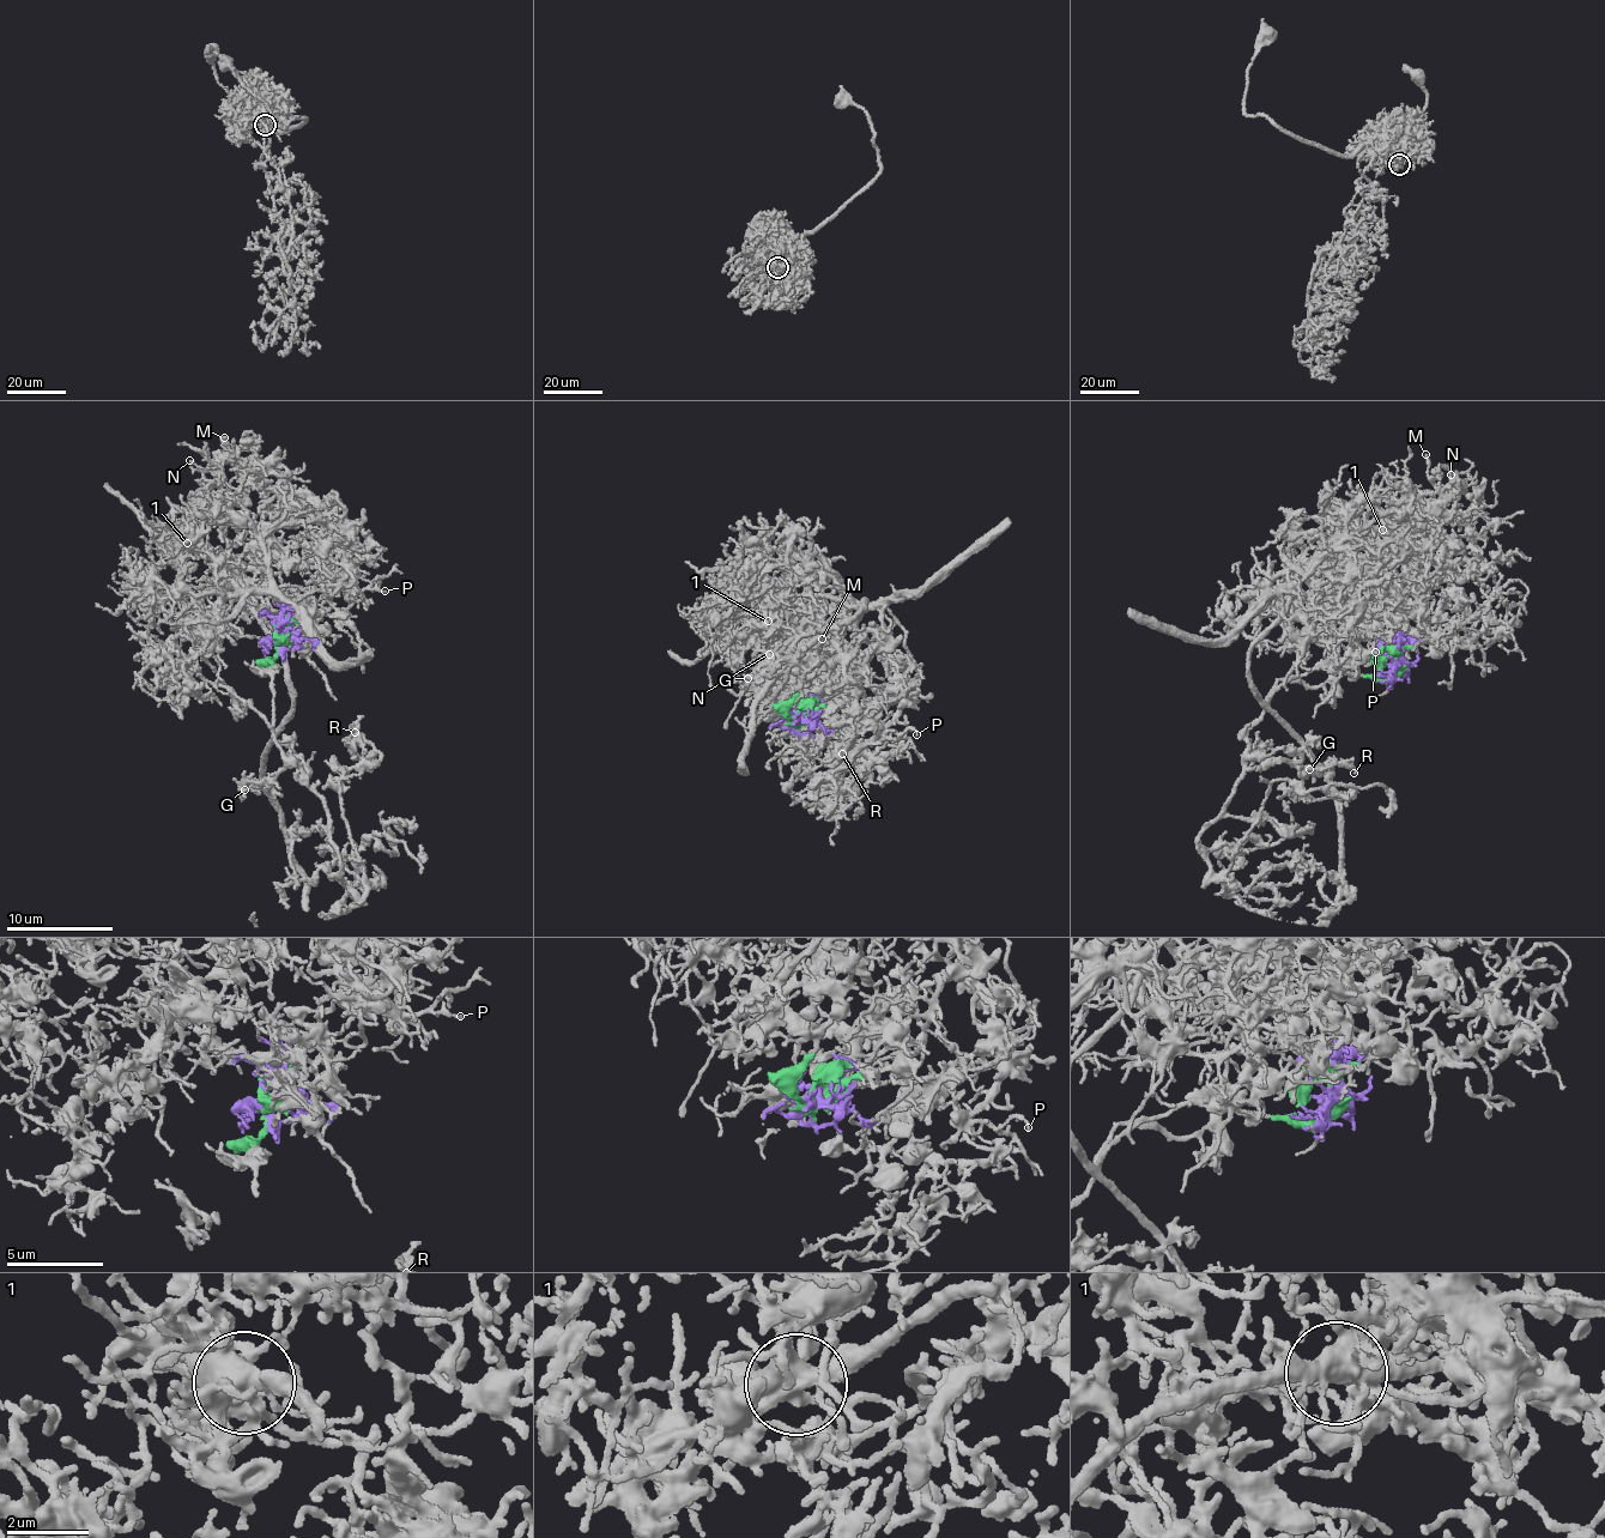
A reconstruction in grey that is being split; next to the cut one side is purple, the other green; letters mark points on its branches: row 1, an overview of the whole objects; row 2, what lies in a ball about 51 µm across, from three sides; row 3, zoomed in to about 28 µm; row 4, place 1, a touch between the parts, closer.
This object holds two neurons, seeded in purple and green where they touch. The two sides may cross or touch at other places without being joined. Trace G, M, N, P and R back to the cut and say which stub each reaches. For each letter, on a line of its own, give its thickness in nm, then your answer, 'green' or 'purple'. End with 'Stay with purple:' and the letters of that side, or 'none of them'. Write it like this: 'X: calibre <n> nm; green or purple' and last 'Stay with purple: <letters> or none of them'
G: calibre 320 nm; green
M: calibre 260 nm; purple
N: calibre 160 nm; purple
P: calibre 130 nm; purple
R: calibre 160 nm; green
Stay with purple: M, N, P

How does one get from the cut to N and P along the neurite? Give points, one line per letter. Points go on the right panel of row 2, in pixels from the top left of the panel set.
N: (1400, 670), (1364, 582), (1322, 531), (1337, 519), (1362, 533), (1428, 521), (1449, 510), (1449, 476)
P: (1400, 670), (1370, 633), (1325, 642), (1295, 634), (1296, 593), (1304, 609), (1386, 623), (1376, 653)

